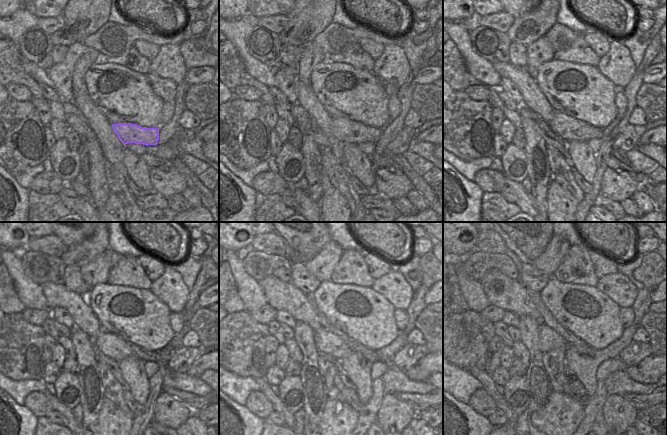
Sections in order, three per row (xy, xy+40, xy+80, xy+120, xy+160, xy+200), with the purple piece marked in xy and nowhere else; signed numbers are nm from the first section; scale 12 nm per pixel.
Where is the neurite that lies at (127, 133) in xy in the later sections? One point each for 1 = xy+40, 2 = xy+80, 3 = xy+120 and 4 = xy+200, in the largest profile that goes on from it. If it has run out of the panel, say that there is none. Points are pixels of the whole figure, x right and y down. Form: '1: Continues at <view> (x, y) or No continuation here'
1: Continues at xy+40 (348, 131)
2: Continues at xy+80 (569, 128)
3: Continues at xy+120 (112, 346)
4: Continues at xy+200 (548, 339).

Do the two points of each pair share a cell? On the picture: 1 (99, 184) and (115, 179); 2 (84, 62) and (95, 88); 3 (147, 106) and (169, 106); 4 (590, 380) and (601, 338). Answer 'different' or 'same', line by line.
1: different
2: different
3: different
4: different

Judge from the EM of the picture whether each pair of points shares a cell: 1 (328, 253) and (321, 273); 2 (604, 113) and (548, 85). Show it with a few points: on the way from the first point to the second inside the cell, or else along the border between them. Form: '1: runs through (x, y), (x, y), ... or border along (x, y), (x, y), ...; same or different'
1: runs through (327, 258), (322, 268); same
2: runs through (590, 99), (583, 92), (562, 92); same

